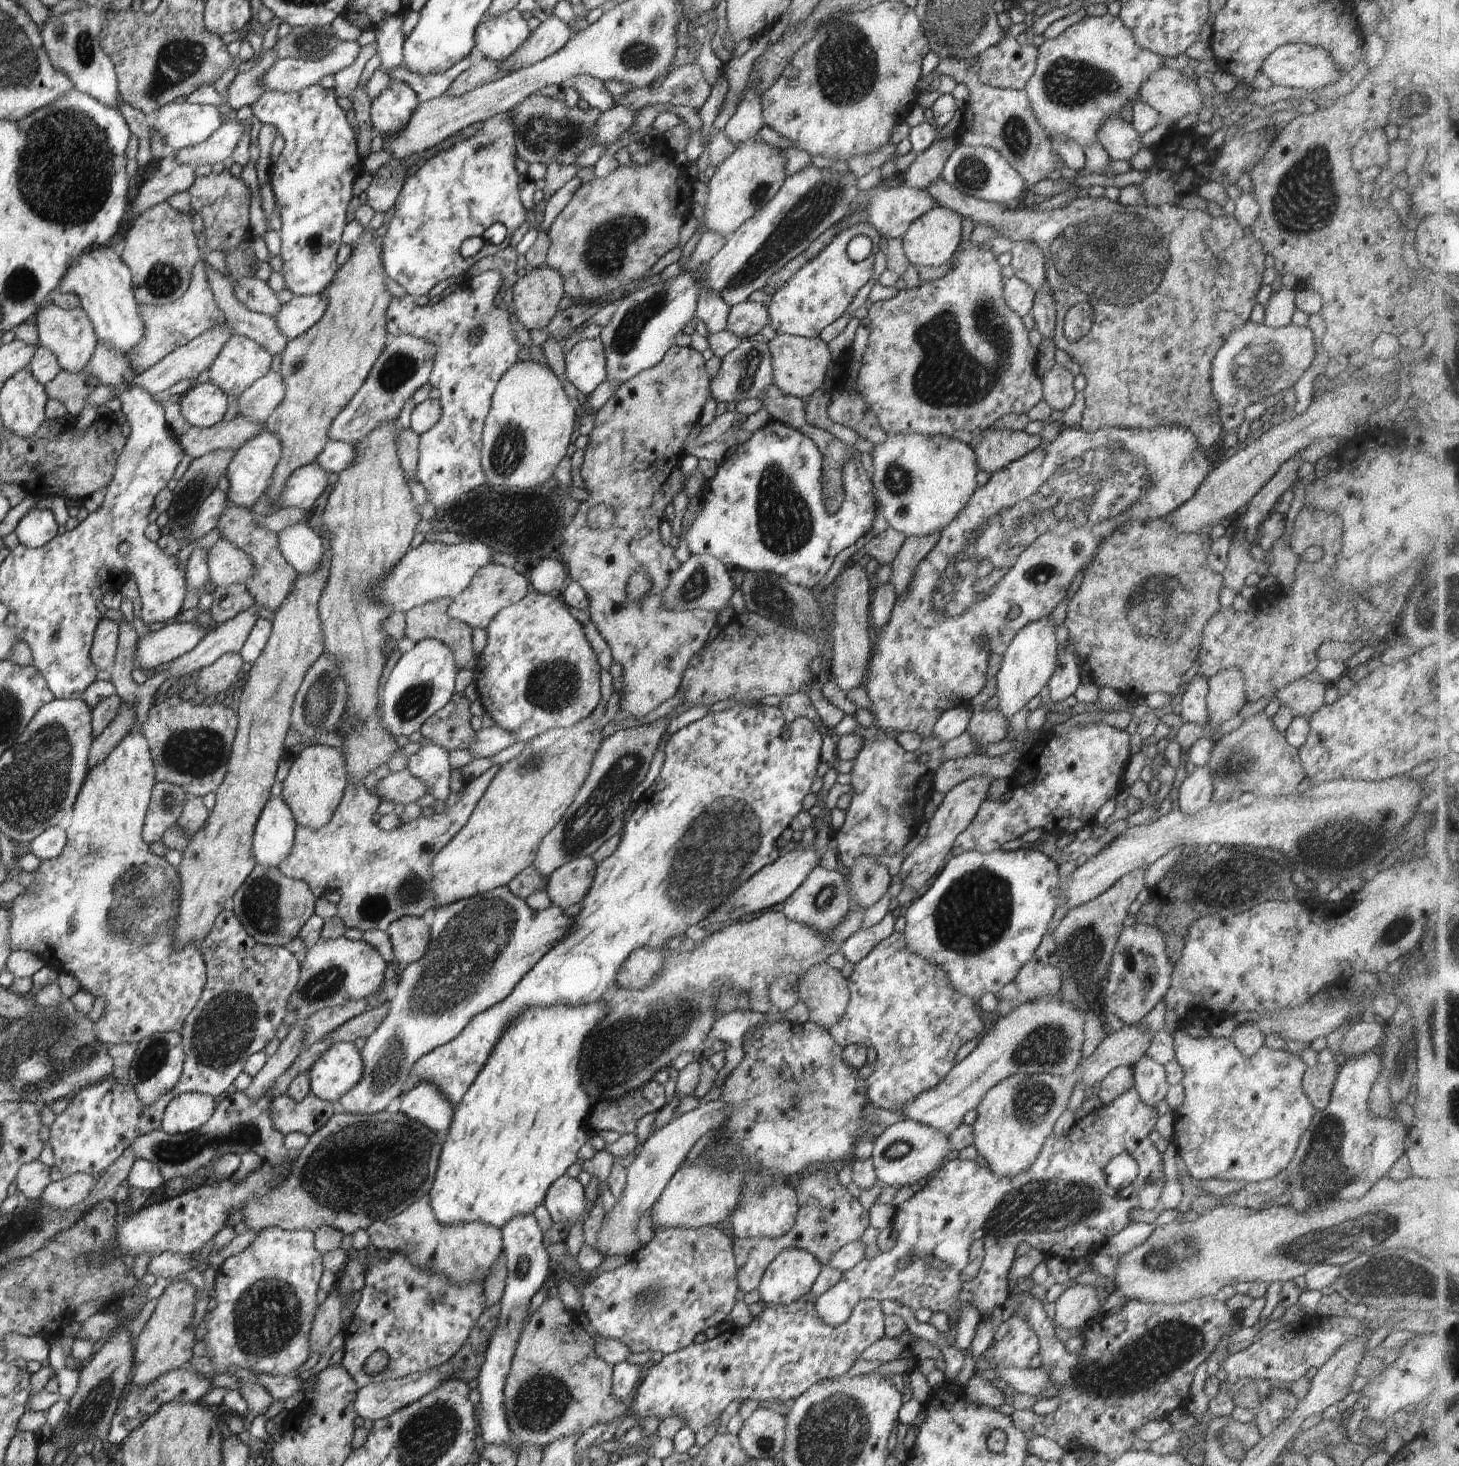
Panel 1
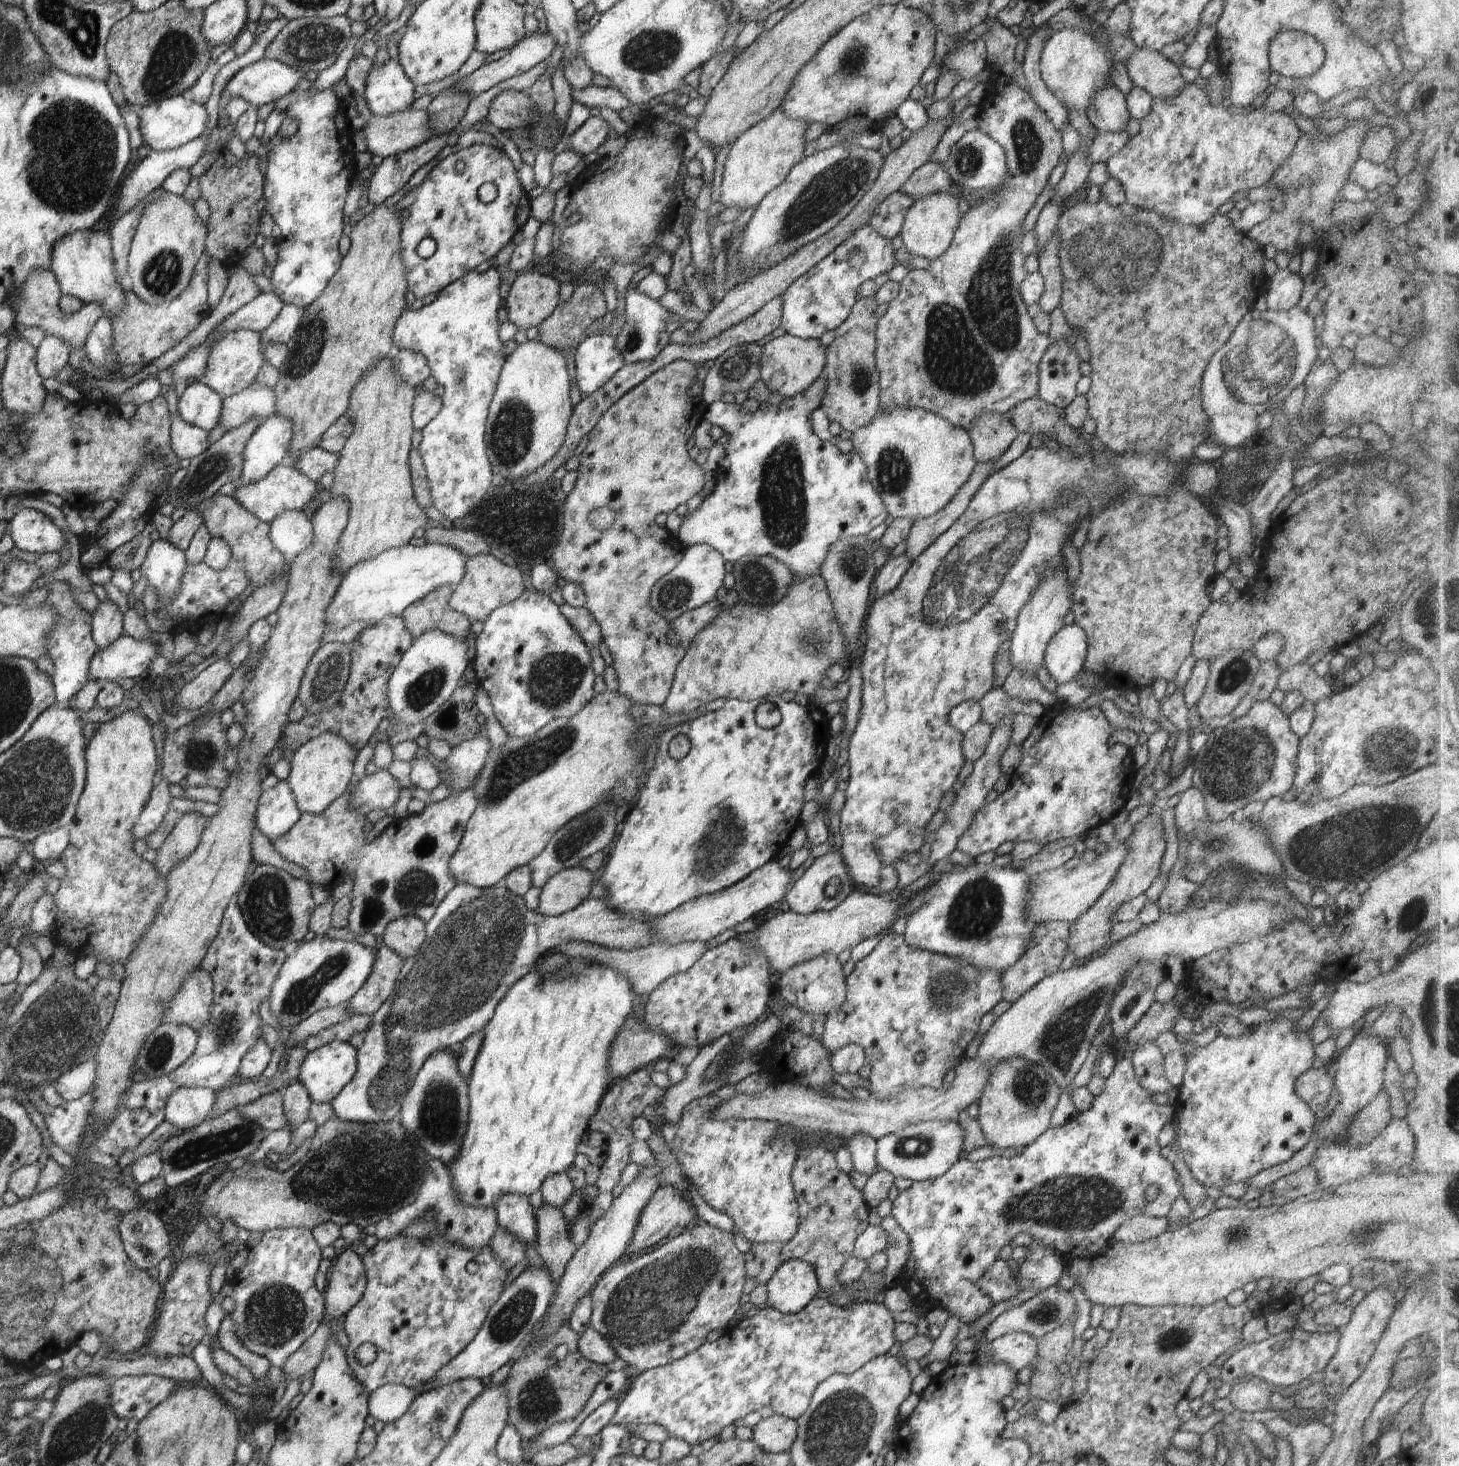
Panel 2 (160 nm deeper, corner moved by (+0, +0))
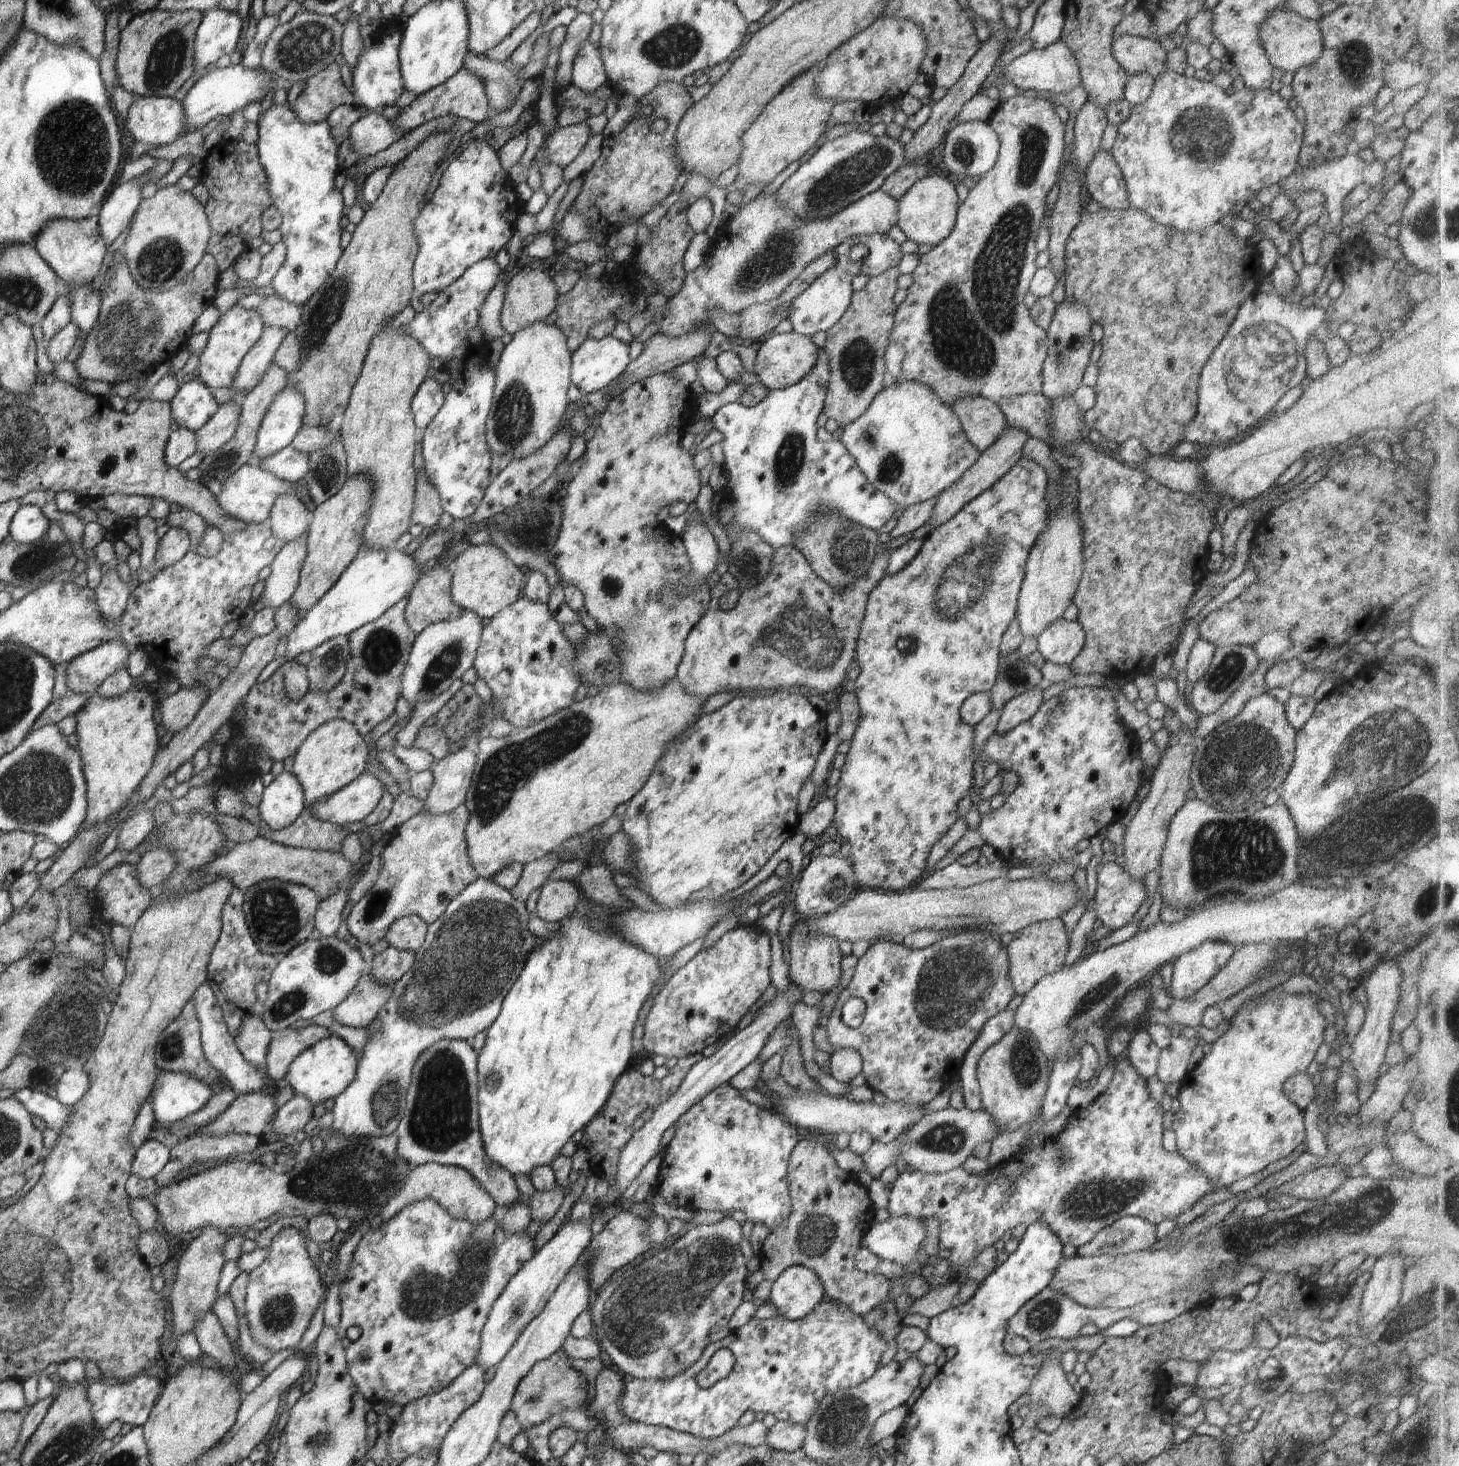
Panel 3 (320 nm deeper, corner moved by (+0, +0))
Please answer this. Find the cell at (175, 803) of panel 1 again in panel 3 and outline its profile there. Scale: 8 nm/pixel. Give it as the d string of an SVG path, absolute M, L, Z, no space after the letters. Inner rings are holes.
M146 808L139 809L120 826L116 849L125 850L126 852L136 850L154 828L155 815L153 811Z

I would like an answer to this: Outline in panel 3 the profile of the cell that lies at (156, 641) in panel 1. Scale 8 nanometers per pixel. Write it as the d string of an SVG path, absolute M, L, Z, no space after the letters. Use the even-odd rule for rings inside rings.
M118 641L104 643L67 663L66 684L77 695L92 695L107 676L128 666L128 649Z

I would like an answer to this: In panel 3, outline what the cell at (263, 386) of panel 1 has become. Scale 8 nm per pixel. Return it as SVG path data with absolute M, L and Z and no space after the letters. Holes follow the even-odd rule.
M228 401L219 405L214 416L197 430L196 440L198 454L207 457L211 452L218 450L234 436L241 407L239 401Z

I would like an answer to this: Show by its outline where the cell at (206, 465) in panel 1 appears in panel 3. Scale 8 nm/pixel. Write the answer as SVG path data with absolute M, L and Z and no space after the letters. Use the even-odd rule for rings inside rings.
M274 361L268 365L267 371L262 375L260 382L239 401L241 412L234 436L231 436L231 439L218 450L204 457L197 466L201 472L198 482L206 485L208 478L214 478L214 480L223 483L229 476L232 476L238 468L250 460L250 456L255 450L257 432L260 428L263 416L266 414L270 403L275 399L276 394L288 384L288 376L289 374L286 370L278 366Z

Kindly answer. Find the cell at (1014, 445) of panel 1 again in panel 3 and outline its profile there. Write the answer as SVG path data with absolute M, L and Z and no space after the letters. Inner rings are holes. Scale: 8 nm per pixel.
M958 395L950 407L958 415L968 440L980 451L986 450L1007 427L1001 407L983 396Z

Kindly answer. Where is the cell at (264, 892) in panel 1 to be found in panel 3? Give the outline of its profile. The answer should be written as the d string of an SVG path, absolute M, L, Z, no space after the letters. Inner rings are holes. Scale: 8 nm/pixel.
M263 880L244 892L243 911L250 936L266 954L281 957L308 938L319 938L316 932L315 912L321 900L307 886L279 880Z

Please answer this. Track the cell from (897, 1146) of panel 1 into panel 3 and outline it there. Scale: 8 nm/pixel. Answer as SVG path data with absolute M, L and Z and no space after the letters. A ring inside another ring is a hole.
M945 1108L924 1115L916 1124L911 1126L907 1135L900 1136L890 1144L885 1145L874 1141L870 1148L861 1156L863 1168L873 1179L880 1178L886 1166L894 1164L897 1158L906 1162L907 1166L923 1173L942 1174L958 1167L962 1167L968 1156L976 1146L985 1142L992 1142L1002 1134L999 1124L991 1119L984 1108L971 1111L966 1108Z

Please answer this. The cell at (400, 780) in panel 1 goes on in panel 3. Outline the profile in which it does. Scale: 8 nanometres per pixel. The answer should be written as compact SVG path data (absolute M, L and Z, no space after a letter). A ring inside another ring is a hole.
M367 771L324 799L305 805L317 819L333 825L360 822L378 806L382 783Z

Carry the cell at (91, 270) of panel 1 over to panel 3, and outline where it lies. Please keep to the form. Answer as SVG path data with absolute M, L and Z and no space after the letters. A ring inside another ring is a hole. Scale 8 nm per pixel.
M98 214L81 219L54 219L41 228L35 238L35 249L64 283L81 285L98 275L108 247L99 231Z

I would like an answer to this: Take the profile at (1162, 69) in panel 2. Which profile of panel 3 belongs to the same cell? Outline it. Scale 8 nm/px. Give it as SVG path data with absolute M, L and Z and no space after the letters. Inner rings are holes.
M1128 34L1116 36L1111 42L1111 53L1129 76L1148 73L1155 80L1168 70L1167 52L1154 38Z

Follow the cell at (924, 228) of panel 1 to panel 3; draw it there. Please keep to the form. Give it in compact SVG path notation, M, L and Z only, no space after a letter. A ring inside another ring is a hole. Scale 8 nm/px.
M932 173L914 183L897 200L897 225L910 240L935 247L953 231L958 207L955 186L948 177Z

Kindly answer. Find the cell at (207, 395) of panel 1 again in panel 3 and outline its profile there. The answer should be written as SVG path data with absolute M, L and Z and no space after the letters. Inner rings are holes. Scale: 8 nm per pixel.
M197 377L181 385L169 402L171 418L174 418L178 428L186 427L196 432L214 416L219 404L216 403L211 391L212 389Z

